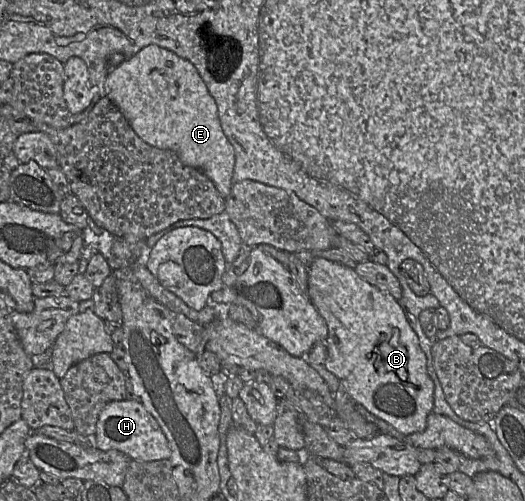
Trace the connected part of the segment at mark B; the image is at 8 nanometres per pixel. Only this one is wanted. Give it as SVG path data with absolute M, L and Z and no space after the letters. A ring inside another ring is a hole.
M321 257L308 266L307 295L327 325L325 367L338 378L352 400L405 436L424 431L427 417L433 412L434 383L427 372L427 359L418 336L399 302L362 279L354 269Z

